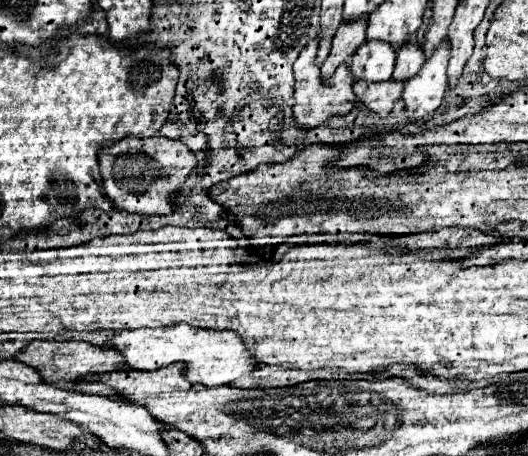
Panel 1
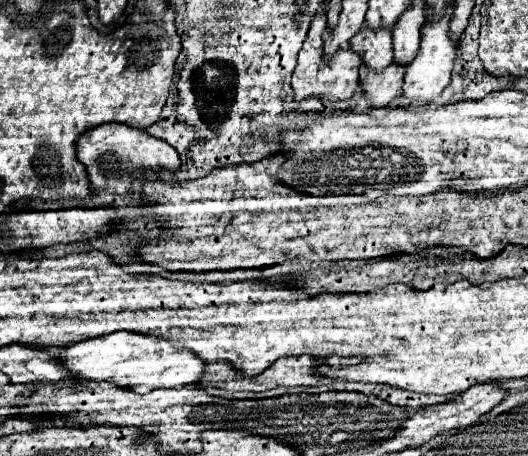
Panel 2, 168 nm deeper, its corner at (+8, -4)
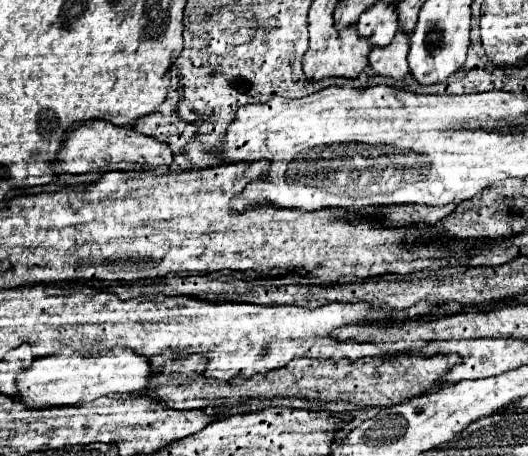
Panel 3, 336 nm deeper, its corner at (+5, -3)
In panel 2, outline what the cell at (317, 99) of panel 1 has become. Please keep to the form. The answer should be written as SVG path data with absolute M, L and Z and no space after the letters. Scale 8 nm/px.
M316 14L308 36L304 40L304 46L298 54L298 66L292 74L292 90L294 90L294 98L298 102L306 100L306 98L318 98L330 104L336 104L340 100L348 100L352 98L354 90L358 88L358 68L360 68L360 56L356 52L348 50L340 50L334 54L334 58L330 58L328 62L322 60L322 32L326 28L326 16L324 14Z

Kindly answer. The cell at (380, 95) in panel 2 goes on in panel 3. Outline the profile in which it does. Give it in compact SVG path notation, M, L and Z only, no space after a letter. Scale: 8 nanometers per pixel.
M397 31L395 39L387 47L371 49L369 63L375 73L401 81L409 73L407 53L409 53L409 35L403 35L403 31Z

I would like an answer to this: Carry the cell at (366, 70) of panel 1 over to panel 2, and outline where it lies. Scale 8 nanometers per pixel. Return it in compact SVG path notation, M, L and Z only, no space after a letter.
M364 26L364 28L350 40L350 48L352 48L356 54L360 54L362 64L368 66L368 68L374 70L374 72L380 72L380 70L384 70L384 68L388 68L388 66L392 64L392 34L390 34L388 30L378 30L378 32L374 32L374 30L370 30L370 28Z

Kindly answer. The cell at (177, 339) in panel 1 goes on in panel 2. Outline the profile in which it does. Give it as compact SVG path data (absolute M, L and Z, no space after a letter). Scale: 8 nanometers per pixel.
M124 330L72 344L64 354L58 354L58 358L76 378L108 380L116 386L132 388L138 394L146 394L154 388L198 386L200 376L204 376L206 368L206 362L200 360L200 356L196 356L194 352L188 352L186 348L176 348L164 338L154 338Z

